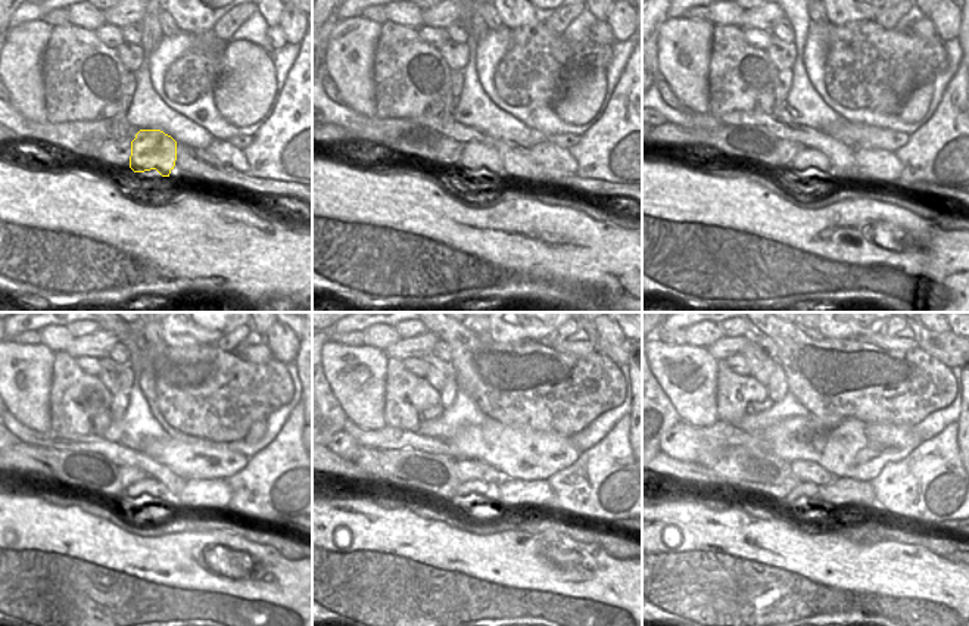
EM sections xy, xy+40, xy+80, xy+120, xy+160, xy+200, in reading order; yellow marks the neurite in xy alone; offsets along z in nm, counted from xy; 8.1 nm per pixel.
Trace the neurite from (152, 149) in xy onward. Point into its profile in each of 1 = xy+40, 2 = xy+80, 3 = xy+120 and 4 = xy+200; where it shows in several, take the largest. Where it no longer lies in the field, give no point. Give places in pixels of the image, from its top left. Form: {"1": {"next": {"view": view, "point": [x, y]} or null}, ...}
{"1": {"next": {"view": "xy+40", "point": [474, 156]}}, "2": {"next": {"view": "xy+80", "point": [806, 156]}}, "3": {"next": {"view": "xy+120", "point": [150, 486]}}, "4": {"next": {"view": "xy+200", "point": [841, 491]}}}

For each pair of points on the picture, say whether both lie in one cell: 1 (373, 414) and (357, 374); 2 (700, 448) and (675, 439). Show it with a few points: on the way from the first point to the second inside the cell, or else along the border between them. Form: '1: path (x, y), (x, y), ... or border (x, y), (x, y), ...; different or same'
1: path (364, 404), (358, 385); same
2: path (694, 448), (681, 442); same

